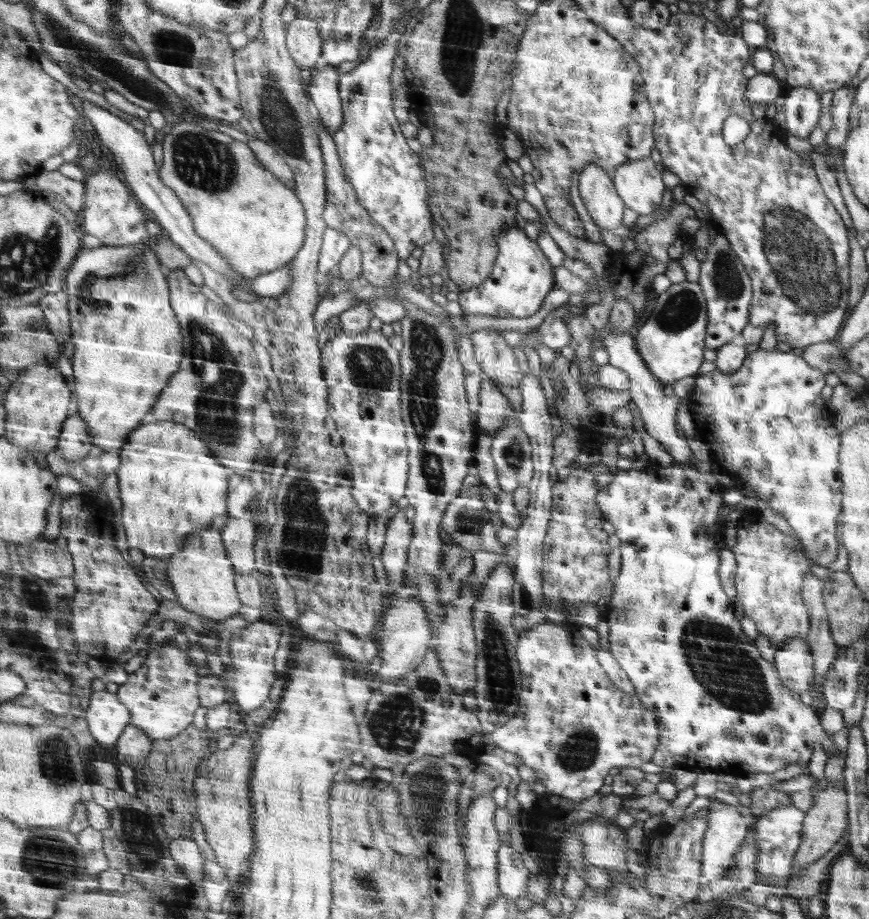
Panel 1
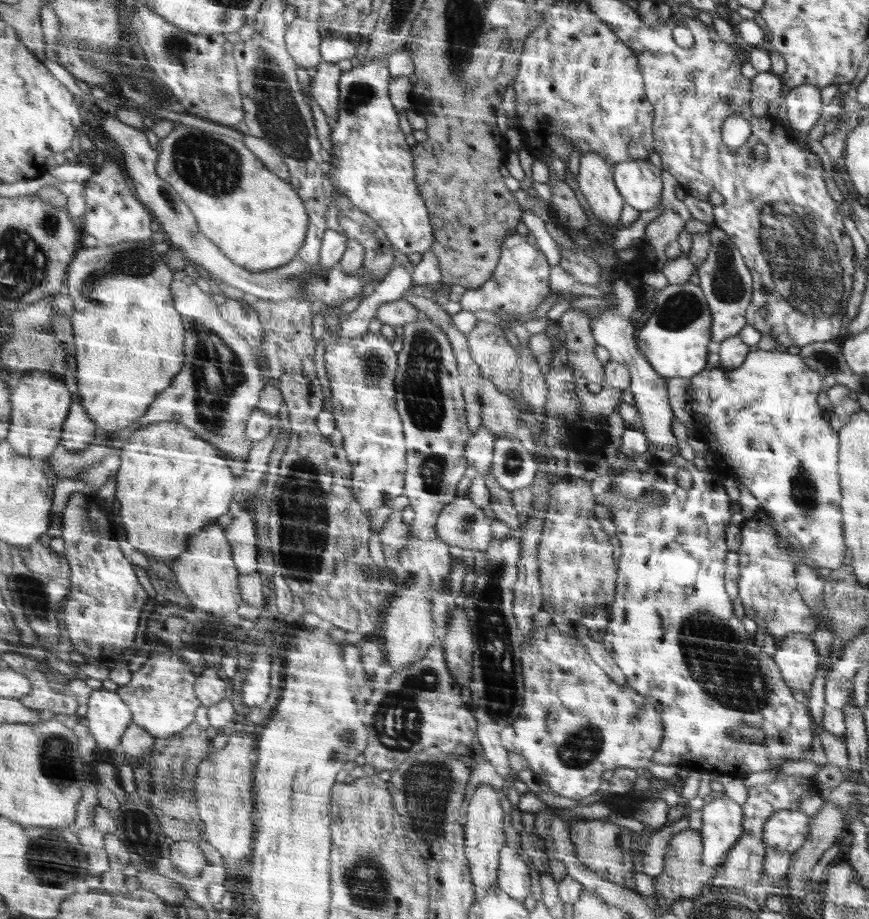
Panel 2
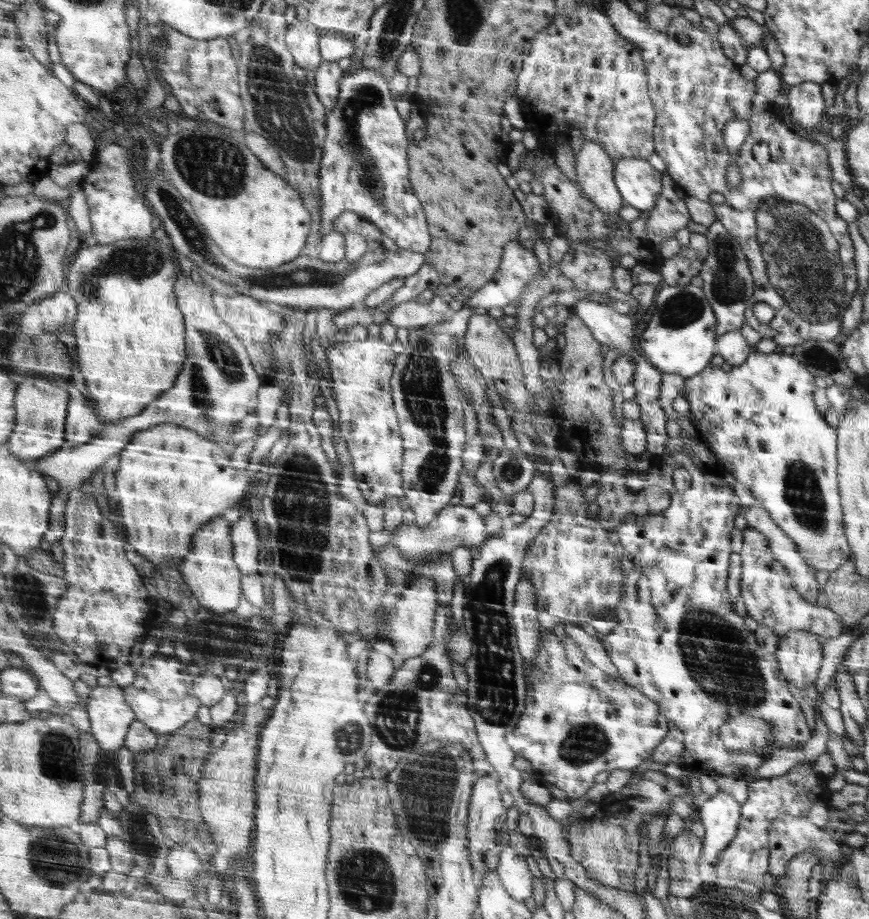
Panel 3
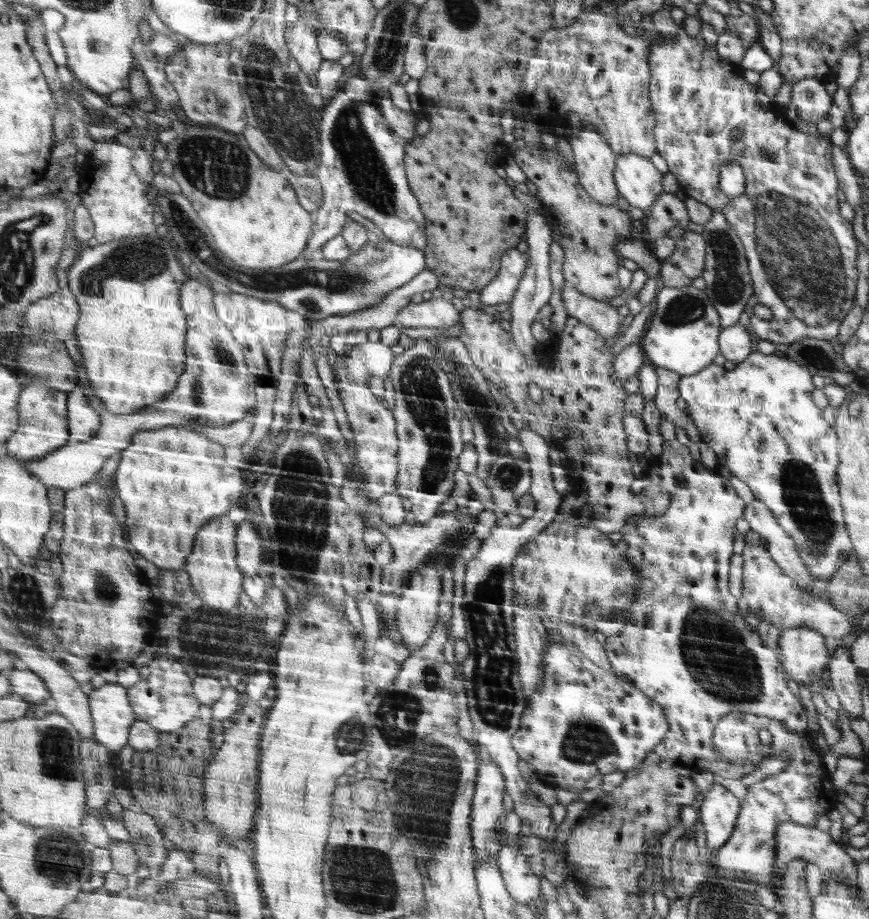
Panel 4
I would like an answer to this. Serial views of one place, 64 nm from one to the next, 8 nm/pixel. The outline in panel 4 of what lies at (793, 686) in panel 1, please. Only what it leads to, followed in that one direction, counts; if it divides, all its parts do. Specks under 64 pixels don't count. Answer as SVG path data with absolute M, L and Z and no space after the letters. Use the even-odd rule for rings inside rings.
M789 628L779 636L779 654L785 670L799 686L813 686L827 664L823 634L811 628Z

